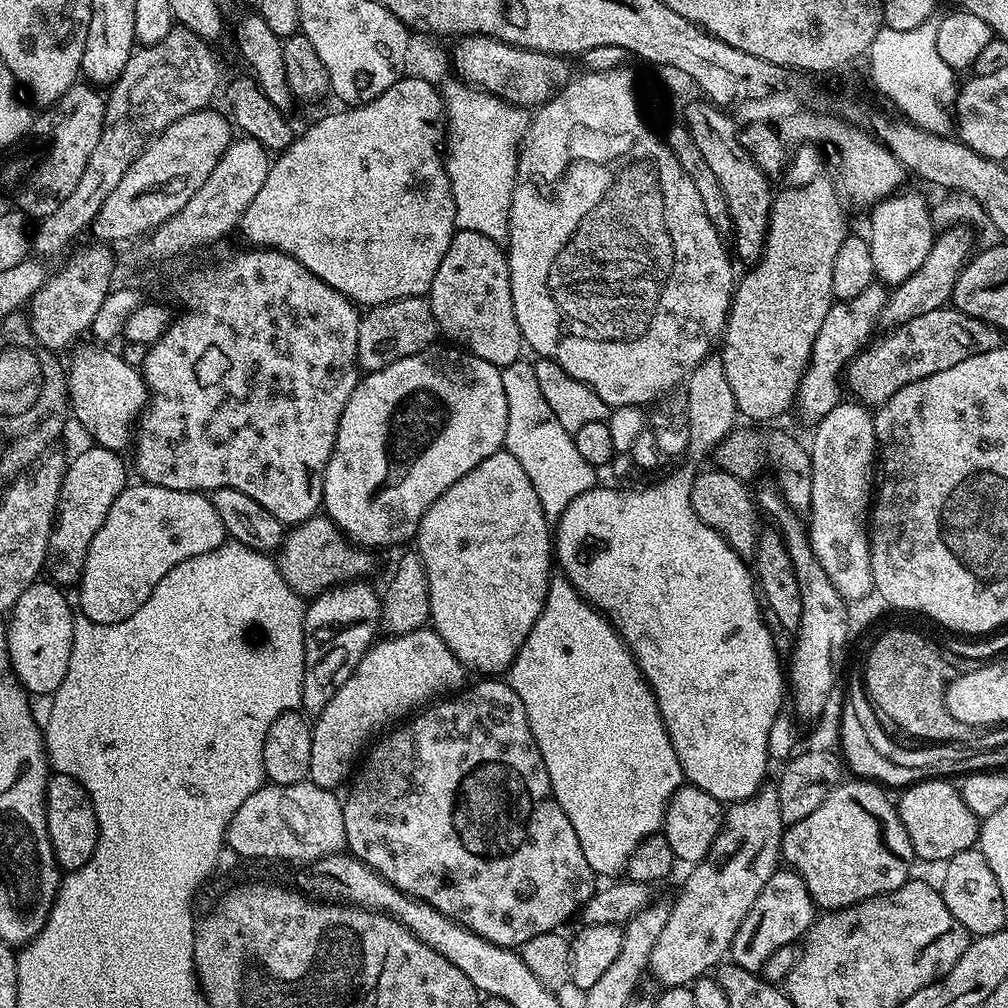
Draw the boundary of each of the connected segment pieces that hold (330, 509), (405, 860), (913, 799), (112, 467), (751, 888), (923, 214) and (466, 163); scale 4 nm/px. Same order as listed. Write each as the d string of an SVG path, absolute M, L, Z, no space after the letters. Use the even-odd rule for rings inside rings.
M432 346L418 354L402 358L398 362L390 362L390 366L386 366L382 370L367 373L356 385L354 394L350 394L350 402L346 402L346 410L342 410L334 450L330 454L330 462L326 466L324 475L323 511L329 520L333 520L340 527L340 531L353 544L361 548L377 550L376 548L392 548L395 544L406 543L407 540L408 543L415 541L416 531L422 522L422 514L426 514L426 510L430 510L432 503L442 494L446 494L446 490L450 490L450 486L454 486L454 482L458 482L458 478L462 478L462 474L470 474L470 470L474 470L474 466L478 466L478 462L490 458L490 454L501 451L505 438L506 393L502 391L500 369L495 368L490 362L456 346L448 346L445 352L440 349L440 346Z
M484 678L481 681L481 684L476 684L473 688L468 686L447 698L437 699L411 718L405 719L399 726L385 731L367 749L362 763L355 769L347 785L348 797L345 795L342 800L346 826L344 842L351 855L373 868L398 890L413 896L415 900L426 902L466 930L486 938L486 942L515 949L518 942L529 940L543 932L557 931L564 926L560 924L566 923L575 912L577 915L598 890L598 877L590 862L586 862L586 854L582 854L582 845L578 843L578 834L574 834L574 826L570 826L570 818L566 818L562 806L558 806L554 798L550 774L546 774L546 762L542 762L542 754L538 750L538 742L534 742L534 734L530 734L530 722L526 718L526 706L522 706L522 698L518 698L518 694L514 694L512 687L503 679Z
M948 778L917 780L899 793L901 796L896 804L896 813L900 816L902 826L906 826L912 855L917 861L947 862L950 858L954 858L954 854L962 854L962 850L977 847L981 817L976 816L974 810L966 806L966 802L962 802L959 787L950 781Z
M91 447L69 459L68 469L62 478L62 490L58 494L56 517L52 523L48 553L44 559L47 579L57 586L79 585L90 542L94 542L94 534L102 530L102 522L106 522L110 506L114 506L118 494L122 494L130 480L124 469L125 457L121 453L112 452L109 448Z
M772 782L765 783L750 798L735 801L725 811L724 824L714 838L706 858L699 864L691 865L689 872L692 873L685 878L676 901L671 901L666 926L654 946L654 952L650 954L648 972L660 986L682 988L691 985L701 976L711 973L731 953L734 934L738 934L742 918L750 914L750 906L754 906L758 894L762 894L762 886L766 886L766 882L770 882L770 878L778 870L782 860L780 839L784 837L784 830L785 824L778 808L778 790Z
M907 190L890 195L872 206L872 217L868 220L872 236L867 237L867 242L879 283L895 286L906 282L906 278L910 278L910 274L914 274L914 270L918 270L918 266L926 262L926 254L930 254L930 246L934 239L932 213L933 209L930 204L928 208L922 193Z
M456 78L443 85L442 95L446 117L444 169L454 194L456 227L461 232L474 230L497 242L507 241L516 159L528 133L529 113L519 104L509 104Z

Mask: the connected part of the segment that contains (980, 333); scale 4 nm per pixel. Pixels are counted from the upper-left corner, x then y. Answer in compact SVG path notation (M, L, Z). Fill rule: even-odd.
M951 306L935 308L926 314L918 314L918 318L910 318L910 322L898 324L881 340L873 339L871 343L860 349L848 362L846 369L846 388L853 392L855 399L865 406L879 406L886 403L902 386L910 386L910 382L918 382L918 378L926 378L930 374L938 374L942 370L950 370L950 366L958 366L958 362L966 362L974 354L986 354L990 350L1001 347L1002 337L994 326L982 322L978 318L967 316Z

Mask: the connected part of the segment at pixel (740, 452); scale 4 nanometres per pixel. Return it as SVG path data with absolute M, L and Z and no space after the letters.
M737 427L728 433L714 449L714 455L721 469L734 474L739 480L752 482L752 479L769 464L776 475L775 487L779 488L789 508L801 514L811 506L811 454L788 432L772 428L769 432L755 432L752 428Z

